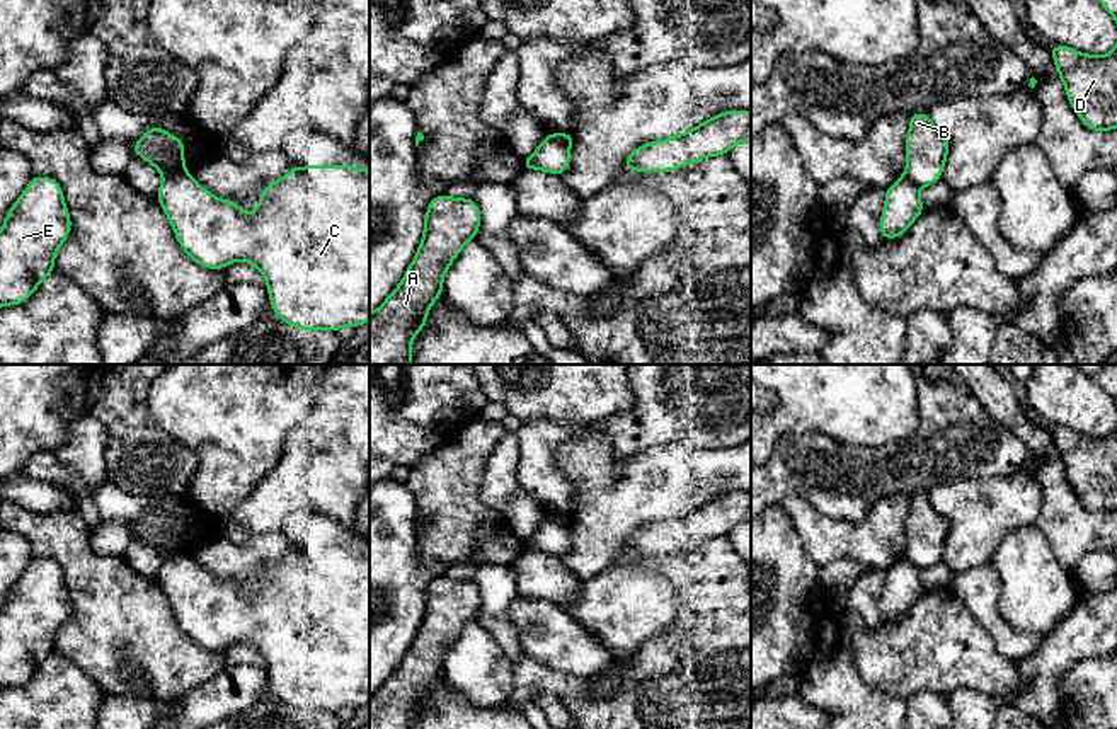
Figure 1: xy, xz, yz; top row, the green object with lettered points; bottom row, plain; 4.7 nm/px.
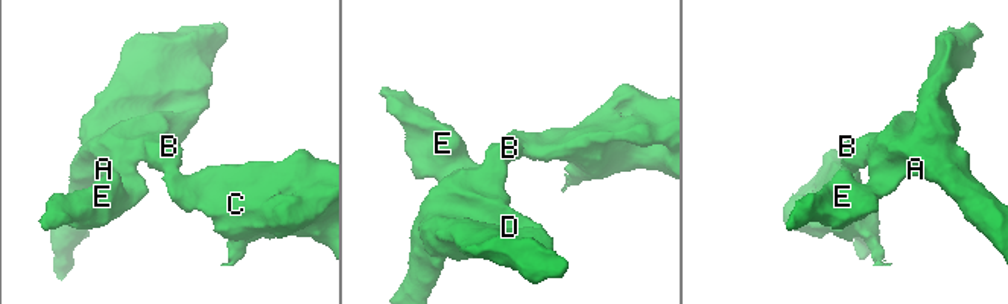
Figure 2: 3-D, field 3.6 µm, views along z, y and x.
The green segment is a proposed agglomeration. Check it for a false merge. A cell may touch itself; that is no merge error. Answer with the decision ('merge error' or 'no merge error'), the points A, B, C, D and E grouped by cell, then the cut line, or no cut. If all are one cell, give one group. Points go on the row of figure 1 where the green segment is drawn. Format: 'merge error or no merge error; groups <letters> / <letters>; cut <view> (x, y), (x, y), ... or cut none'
merge error; groups A B D E / C; cut xz (547, 137), (569, 147)

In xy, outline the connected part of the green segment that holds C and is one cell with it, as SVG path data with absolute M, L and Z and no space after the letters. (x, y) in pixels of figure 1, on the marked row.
M356 165L293 167L259 196L252 215L237 201L220 199L199 186L191 172L163 177L157 201L163 208L184 252L208 269L235 261L255 266L266 278L269 300L279 320L301 330L339 330L369 320L369 169Z

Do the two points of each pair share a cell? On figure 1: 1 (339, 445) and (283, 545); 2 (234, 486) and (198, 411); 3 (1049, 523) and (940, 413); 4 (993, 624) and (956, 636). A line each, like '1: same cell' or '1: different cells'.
1: different cells
2: same cell
3: different cells
4: different cells

